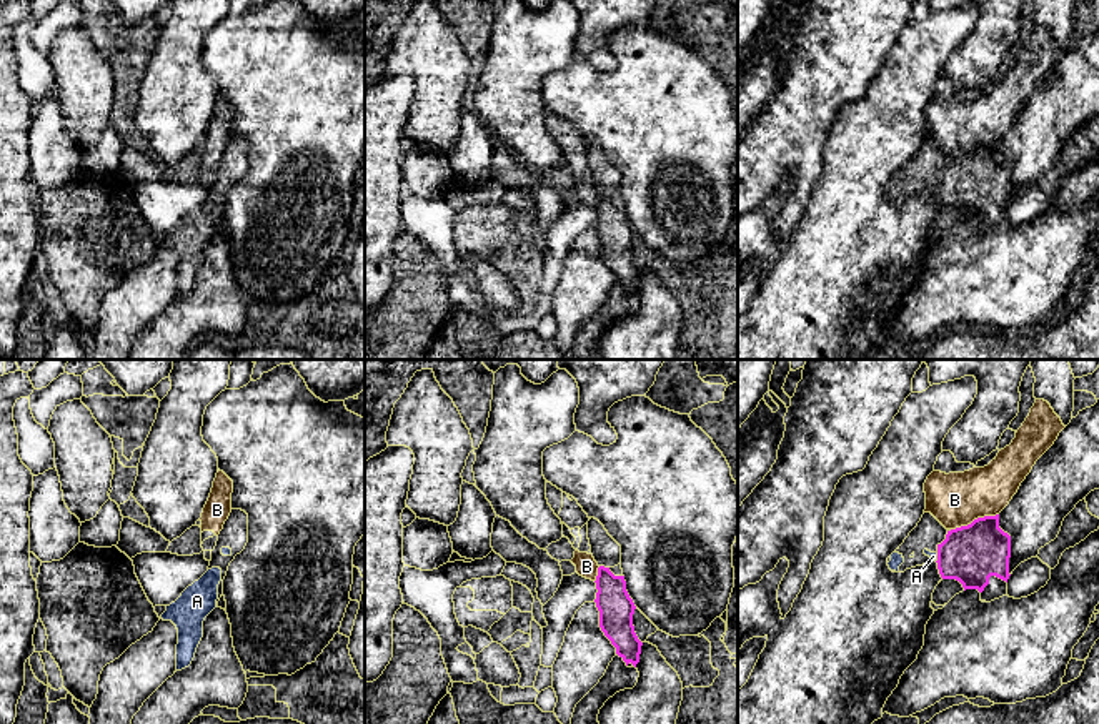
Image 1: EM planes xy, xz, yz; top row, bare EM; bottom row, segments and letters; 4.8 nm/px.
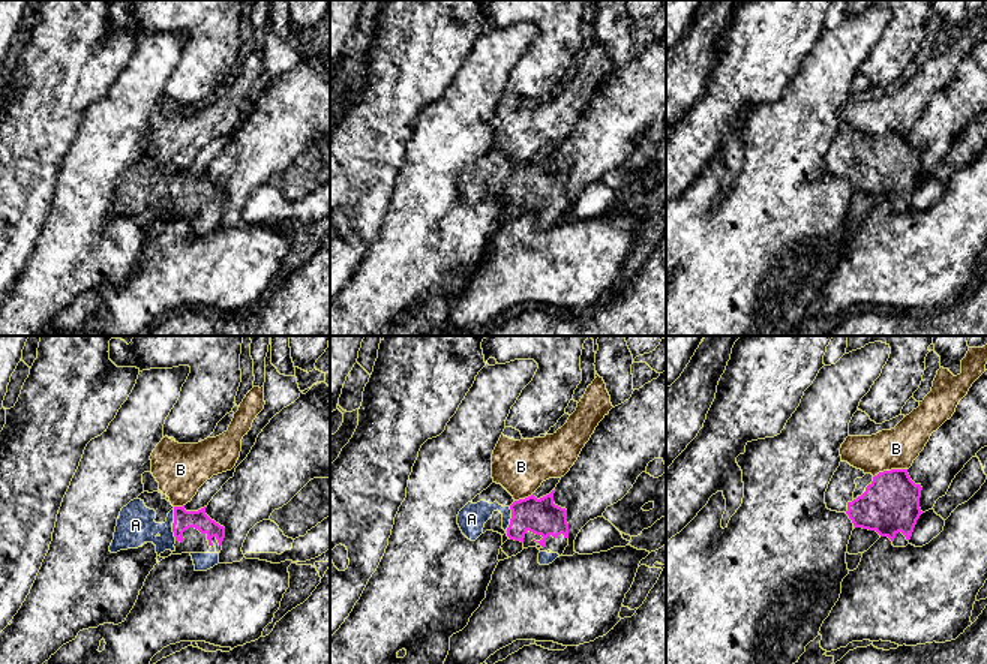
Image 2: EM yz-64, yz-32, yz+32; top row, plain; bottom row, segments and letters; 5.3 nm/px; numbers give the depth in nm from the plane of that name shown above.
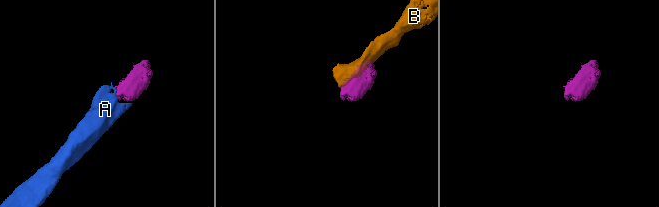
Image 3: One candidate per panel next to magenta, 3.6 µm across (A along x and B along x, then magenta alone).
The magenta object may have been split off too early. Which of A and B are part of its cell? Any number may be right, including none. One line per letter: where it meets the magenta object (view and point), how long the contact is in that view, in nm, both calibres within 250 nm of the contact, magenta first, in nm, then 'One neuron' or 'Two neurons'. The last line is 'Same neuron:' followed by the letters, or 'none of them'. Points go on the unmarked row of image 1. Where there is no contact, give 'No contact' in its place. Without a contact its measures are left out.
A: Touches magenta at yz (938, 185). Shared border 50 nm. Thickness 280 nm (magenta) against 40 nm. One neuron
B: Touches magenta at yz (974, 147). Shared border 240 nm. Thickness 280 nm (magenta) against 260 nm. Two neurons
Same neuron: A

